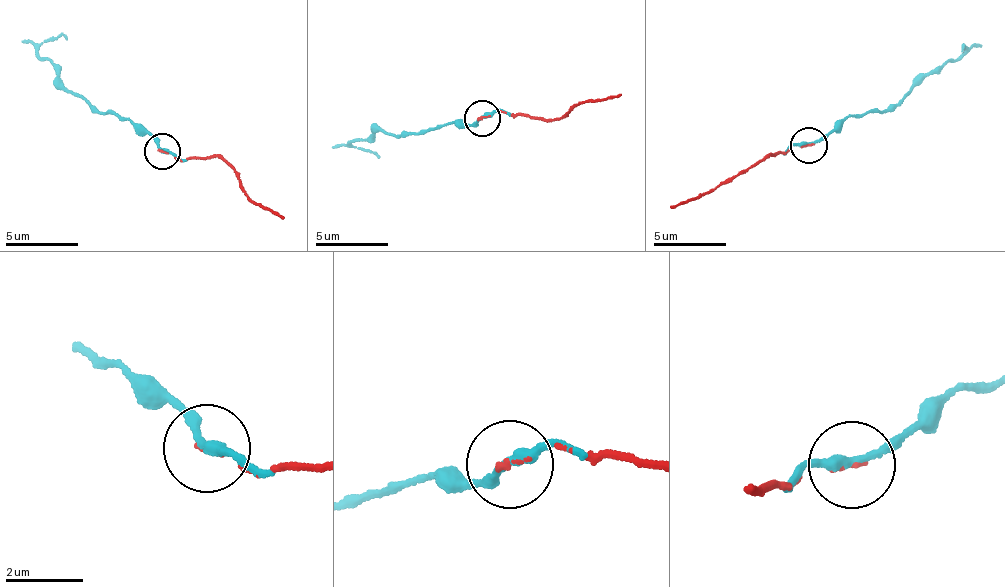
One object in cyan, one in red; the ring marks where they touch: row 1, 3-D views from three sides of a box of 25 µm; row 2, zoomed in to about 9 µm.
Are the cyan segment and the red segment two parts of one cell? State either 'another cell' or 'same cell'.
same cell

